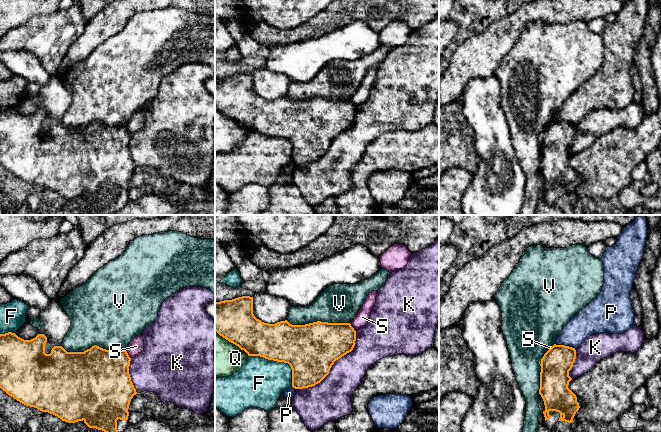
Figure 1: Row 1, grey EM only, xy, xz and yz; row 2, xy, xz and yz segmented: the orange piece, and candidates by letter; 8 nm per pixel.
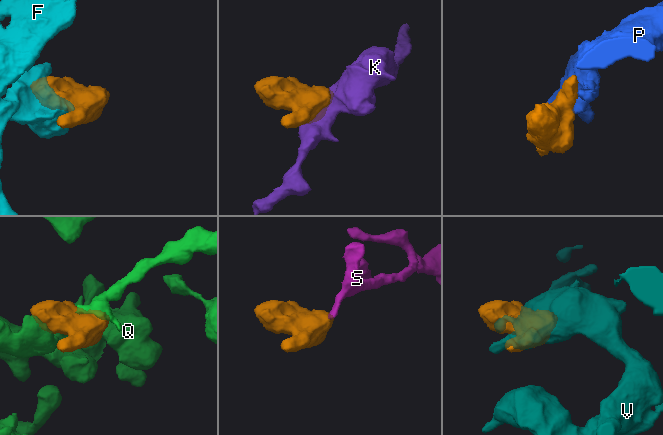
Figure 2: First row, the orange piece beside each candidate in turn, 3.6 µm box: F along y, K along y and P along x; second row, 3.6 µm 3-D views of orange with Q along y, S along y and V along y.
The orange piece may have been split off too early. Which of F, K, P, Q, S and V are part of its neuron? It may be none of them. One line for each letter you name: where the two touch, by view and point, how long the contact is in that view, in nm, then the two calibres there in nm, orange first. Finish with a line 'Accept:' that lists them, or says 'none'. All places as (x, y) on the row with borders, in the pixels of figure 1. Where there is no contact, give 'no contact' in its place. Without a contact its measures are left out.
Accept: none

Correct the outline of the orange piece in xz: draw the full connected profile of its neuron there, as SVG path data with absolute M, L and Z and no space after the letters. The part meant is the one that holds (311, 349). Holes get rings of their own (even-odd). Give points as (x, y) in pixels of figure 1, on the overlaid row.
M242 296L215 302L215 331L244 350L248 356L288 363L292 369L292 387L303 389L320 383L334 362L351 352L356 331L350 323L313 322L292 325L287 320L275 324L264 323L253 314L253 297Z

